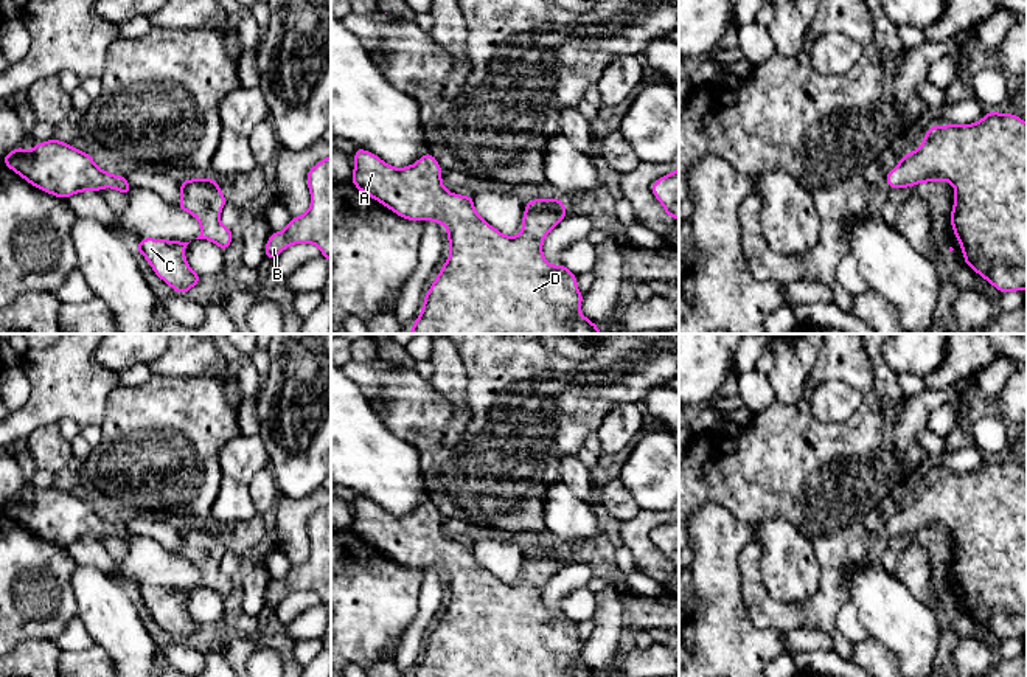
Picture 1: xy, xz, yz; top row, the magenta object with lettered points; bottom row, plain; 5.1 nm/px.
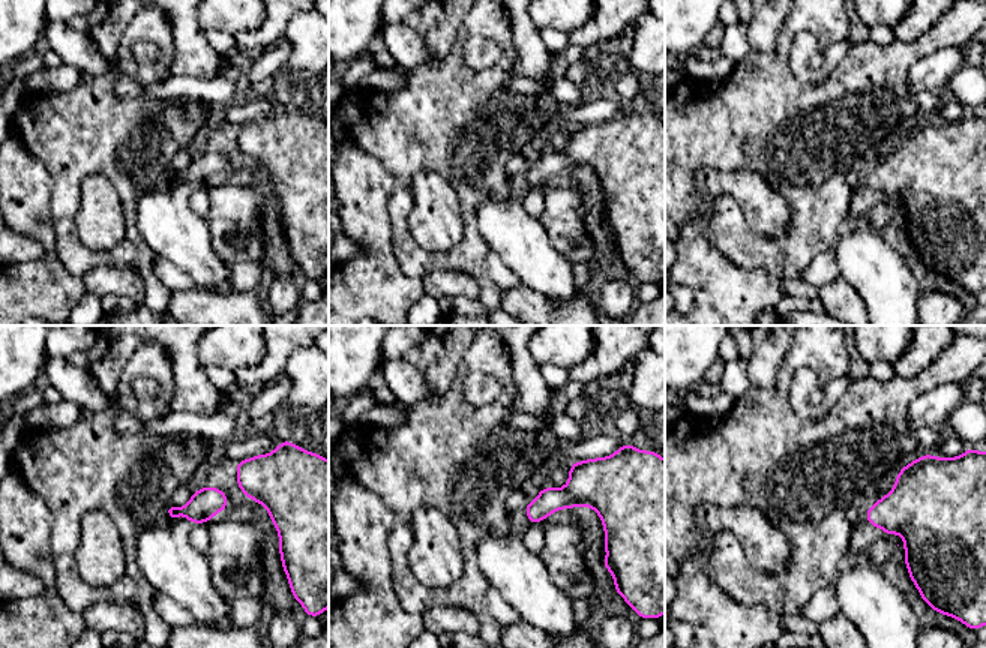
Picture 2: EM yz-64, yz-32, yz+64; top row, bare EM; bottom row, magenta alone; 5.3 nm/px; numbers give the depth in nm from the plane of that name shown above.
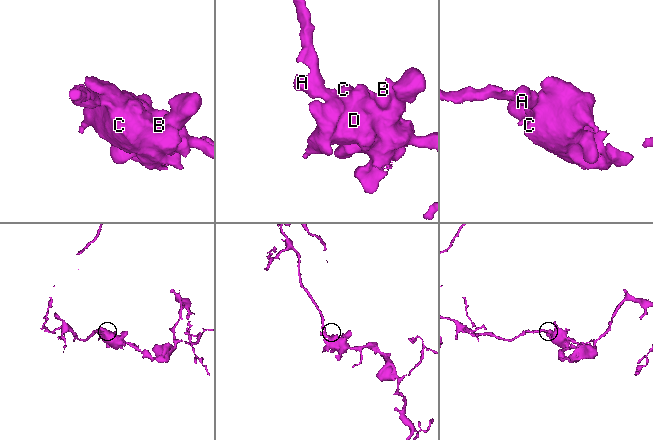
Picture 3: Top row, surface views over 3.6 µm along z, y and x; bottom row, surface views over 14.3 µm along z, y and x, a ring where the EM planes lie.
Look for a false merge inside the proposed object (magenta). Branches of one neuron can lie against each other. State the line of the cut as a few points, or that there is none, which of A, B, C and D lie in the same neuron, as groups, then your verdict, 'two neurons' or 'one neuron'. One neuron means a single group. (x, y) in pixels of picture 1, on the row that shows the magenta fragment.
no cut | A B C D | one neuron

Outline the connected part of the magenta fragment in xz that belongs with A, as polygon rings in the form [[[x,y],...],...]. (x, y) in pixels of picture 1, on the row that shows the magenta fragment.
[[[370,151],[353,152],[353,185],[407,220],[433,220],[446,225],[451,253],[424,295],[421,315],[410,334],[601,334],[598,326],[580,314],[583,293],[576,275],[564,264],[550,266],[542,242],[553,227],[569,214],[559,199],[533,199],[525,203],[522,231],[505,236],[474,208],[472,196],[460,196],[443,186],[443,169],[426,152],[416,163],[395,168]]]

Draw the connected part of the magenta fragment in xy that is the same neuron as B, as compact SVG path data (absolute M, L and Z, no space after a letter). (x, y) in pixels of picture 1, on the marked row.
M331 155L314 165L306 174L311 207L292 217L283 231L272 233L264 247L264 256L275 261L294 244L314 244L331 262Z

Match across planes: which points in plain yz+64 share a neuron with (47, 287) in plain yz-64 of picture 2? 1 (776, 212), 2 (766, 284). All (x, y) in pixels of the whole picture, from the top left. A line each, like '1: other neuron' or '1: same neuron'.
1: same neuron
2: same neuron

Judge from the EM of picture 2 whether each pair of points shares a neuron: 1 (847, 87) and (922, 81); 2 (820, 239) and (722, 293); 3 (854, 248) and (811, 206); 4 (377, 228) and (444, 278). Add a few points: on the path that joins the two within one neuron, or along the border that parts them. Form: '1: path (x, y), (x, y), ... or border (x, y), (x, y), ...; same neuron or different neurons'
1: border (928, 54), (911, 63), (907, 77), (908, 90); different neurons
2: border (730, 260), (746, 269), (764, 269), (782, 279); different neurons
3: border (845, 224), (833, 246); different neurons
4: border (420, 278), (426, 293); different neurons

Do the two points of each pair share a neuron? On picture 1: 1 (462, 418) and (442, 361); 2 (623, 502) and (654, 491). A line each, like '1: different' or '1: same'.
1: same
2: different

